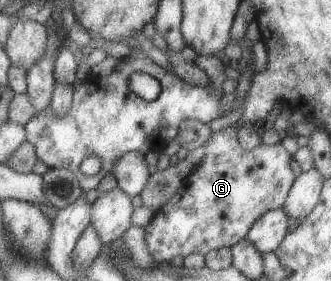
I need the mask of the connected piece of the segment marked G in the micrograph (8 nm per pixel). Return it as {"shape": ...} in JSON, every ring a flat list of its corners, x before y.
{"shape":[[233,124,211,134,206,142,207,149,202,164,194,169,172,200,154,213,150,224,145,228,149,251,158,264,169,264,174,256,186,258,194,253,206,256,213,250,232,248,247,238,254,224,264,214,280,209,284,204,288,190,295,181,290,170,290,154,282,148,282,142,273,145,262,144,254,150,246,150,239,138,238,127,239,124]]}

